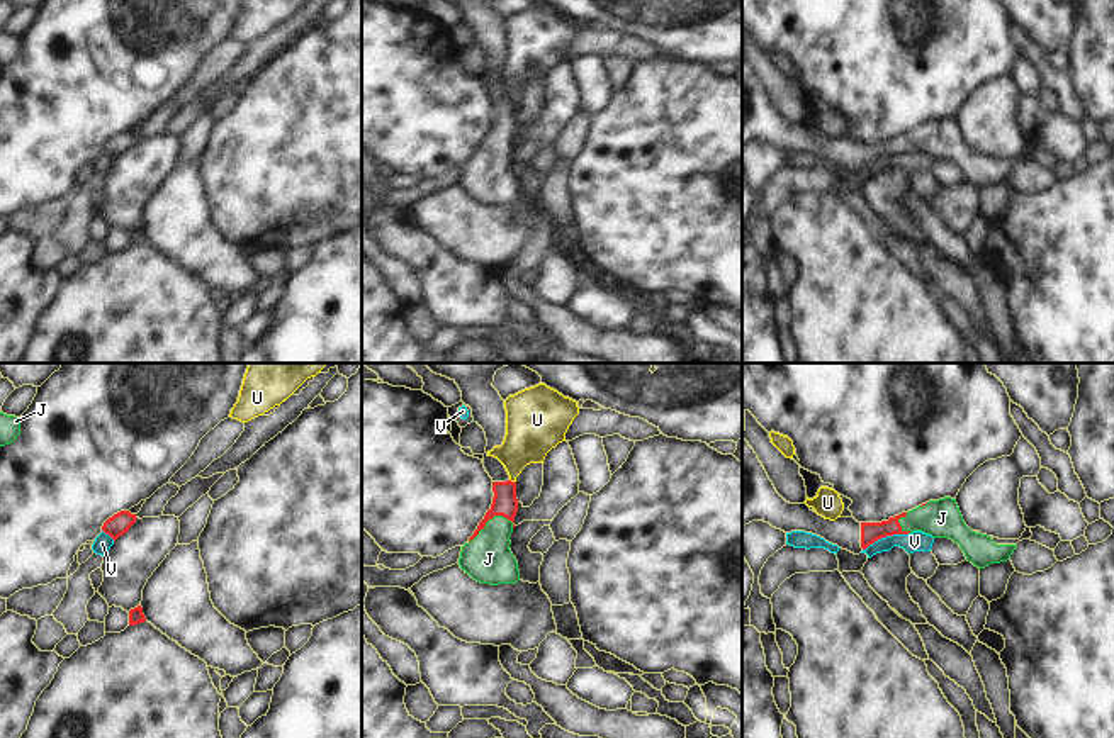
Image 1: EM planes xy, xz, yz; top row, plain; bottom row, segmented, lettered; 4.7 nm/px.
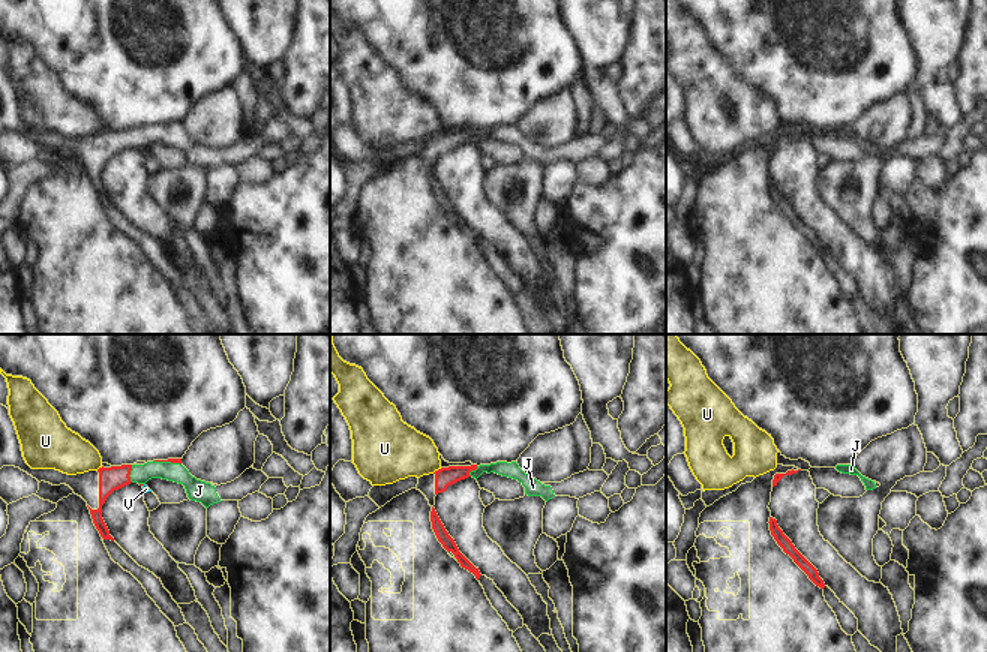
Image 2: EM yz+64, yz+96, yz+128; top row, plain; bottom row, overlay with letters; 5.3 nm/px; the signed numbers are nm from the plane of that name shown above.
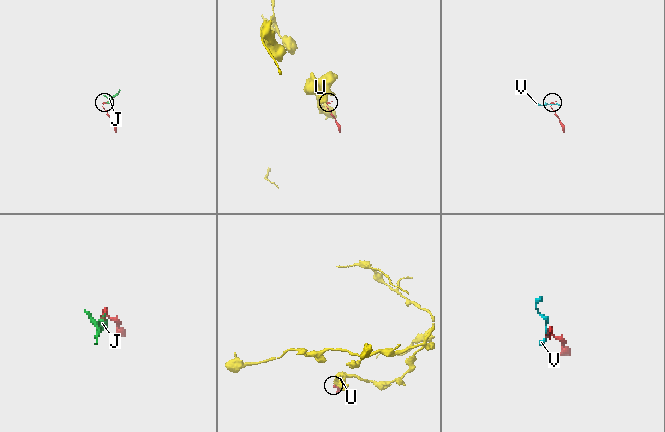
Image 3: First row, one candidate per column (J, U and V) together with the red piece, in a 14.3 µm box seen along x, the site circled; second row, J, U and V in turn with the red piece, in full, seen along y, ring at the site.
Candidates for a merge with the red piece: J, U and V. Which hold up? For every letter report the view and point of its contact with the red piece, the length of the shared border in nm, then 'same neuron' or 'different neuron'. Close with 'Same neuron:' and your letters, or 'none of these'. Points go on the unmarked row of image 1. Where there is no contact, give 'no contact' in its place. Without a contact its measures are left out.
J: meets red in xz at (489, 138); contact 240 nm long; same neuron
U: meets red in xz at (513, 102); contact 40 nm long; different neuron
V: meets red in yz at (885, 156); contact 240 nm long; different neuron
Same neuron: J

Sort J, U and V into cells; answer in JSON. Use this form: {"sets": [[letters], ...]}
{"sets": [["J"], ["U"], ["V"]]}

